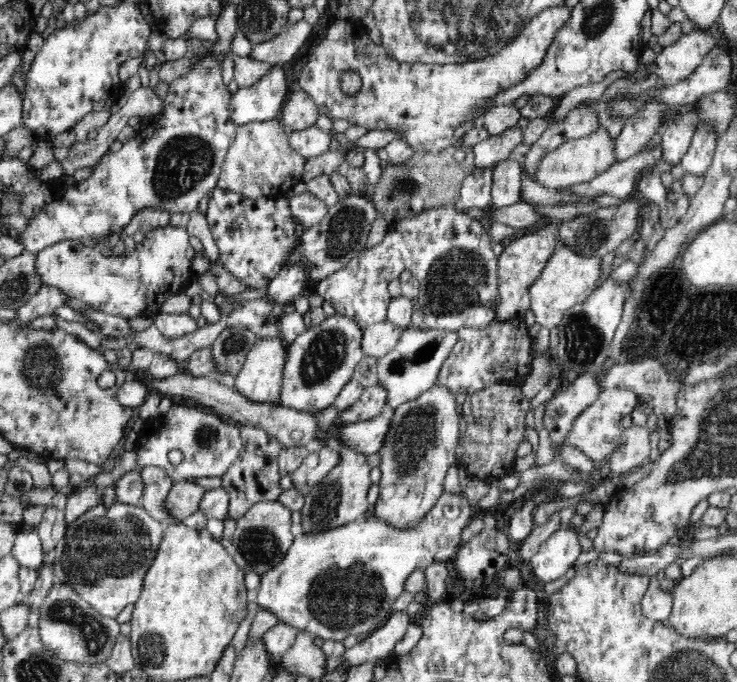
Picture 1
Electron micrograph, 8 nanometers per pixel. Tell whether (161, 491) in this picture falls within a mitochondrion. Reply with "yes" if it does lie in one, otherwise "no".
no

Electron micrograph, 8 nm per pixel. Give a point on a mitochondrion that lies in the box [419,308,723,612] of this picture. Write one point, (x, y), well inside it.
(583, 336)

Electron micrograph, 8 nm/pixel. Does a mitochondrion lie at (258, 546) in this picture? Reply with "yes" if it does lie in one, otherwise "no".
yes

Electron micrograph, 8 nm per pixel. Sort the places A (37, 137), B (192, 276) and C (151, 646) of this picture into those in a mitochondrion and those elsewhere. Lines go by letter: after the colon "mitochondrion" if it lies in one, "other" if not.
A: other
B: other
C: mitochondrion

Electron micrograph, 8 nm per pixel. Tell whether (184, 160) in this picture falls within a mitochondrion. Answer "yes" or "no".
yes

